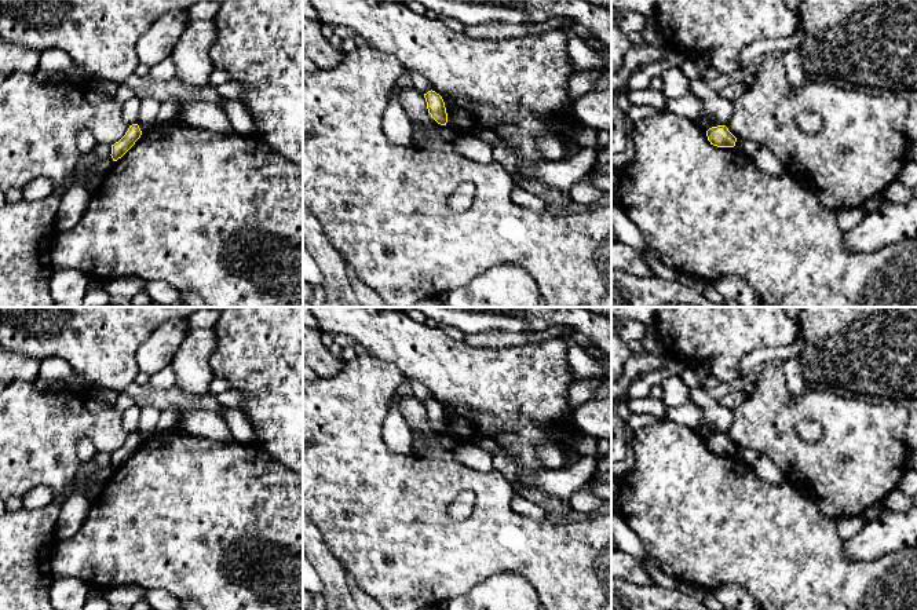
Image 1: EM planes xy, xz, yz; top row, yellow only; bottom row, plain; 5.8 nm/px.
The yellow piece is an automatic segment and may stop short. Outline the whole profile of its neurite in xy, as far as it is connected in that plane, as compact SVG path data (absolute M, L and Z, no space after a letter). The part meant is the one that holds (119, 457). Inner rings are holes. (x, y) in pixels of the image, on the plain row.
M138 432L129 434L125 443L118 450L112 453L110 464L113 470L117 470L118 467L121 467L135 453L135 450L140 446L140 443L142 443L142 439Z

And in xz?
M428 399L424 402L427 417L431 425L441 434L446 434L447 431L447 421L445 416L445 410L439 402L435 399Z

